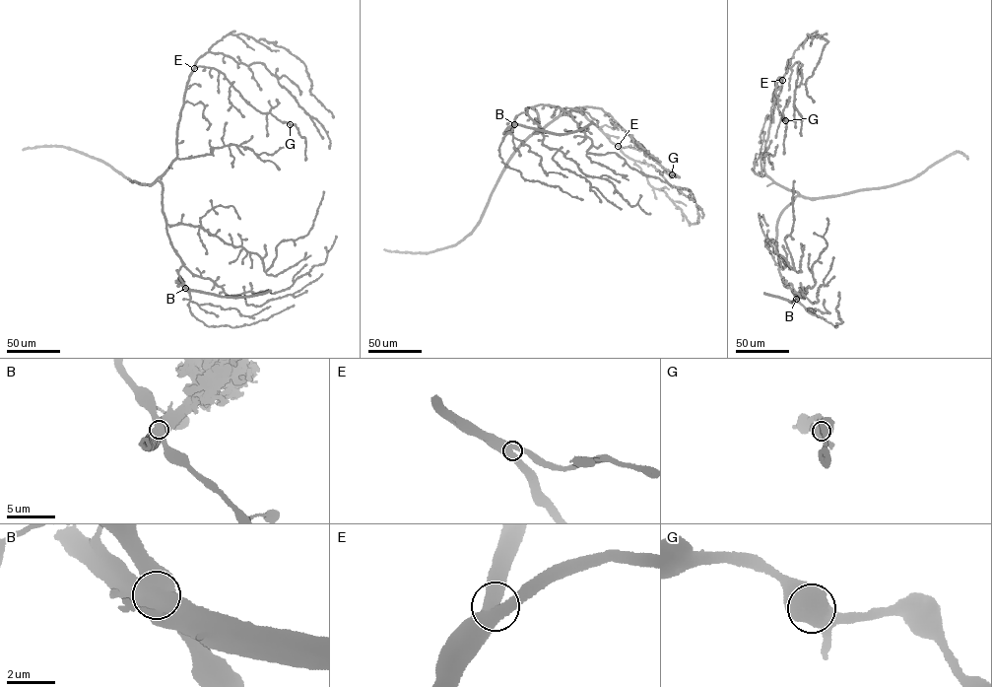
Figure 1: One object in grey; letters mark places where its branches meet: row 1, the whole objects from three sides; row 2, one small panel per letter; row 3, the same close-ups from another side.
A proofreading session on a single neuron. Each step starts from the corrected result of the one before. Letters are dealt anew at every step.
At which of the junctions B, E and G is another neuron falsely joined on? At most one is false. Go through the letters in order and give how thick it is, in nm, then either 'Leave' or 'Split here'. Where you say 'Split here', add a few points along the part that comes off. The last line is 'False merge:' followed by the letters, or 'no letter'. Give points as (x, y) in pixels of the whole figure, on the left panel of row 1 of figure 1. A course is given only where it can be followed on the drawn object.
B: Thickness 700 nm. Split here. Course of the part to remove: (185, 288), (233, 297), (271, 291)
E: Thickness 550 nm. Leave
G: Thickness 650 nm. Leave
False merge: B

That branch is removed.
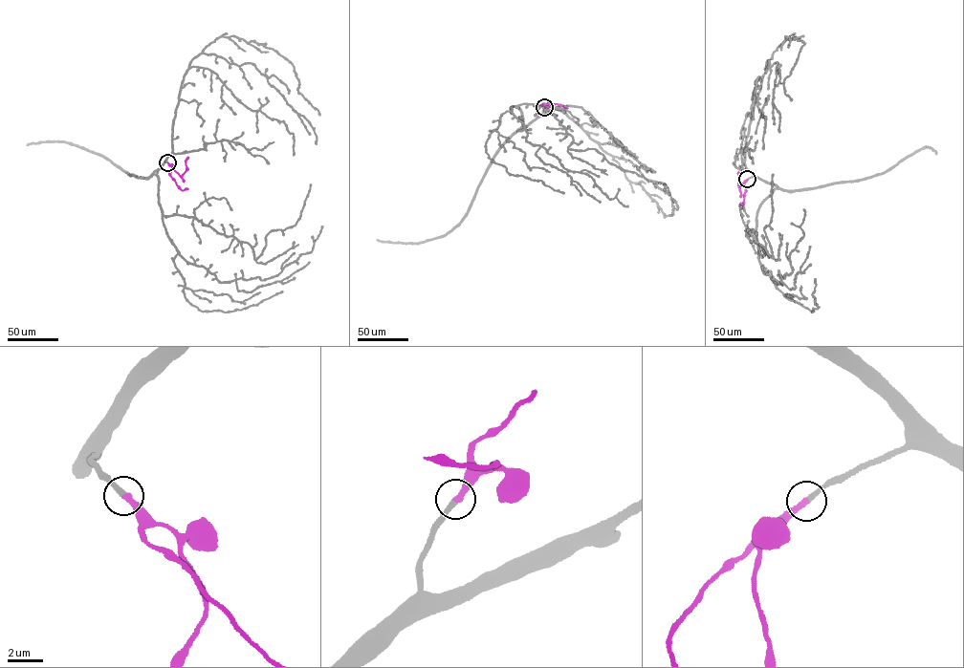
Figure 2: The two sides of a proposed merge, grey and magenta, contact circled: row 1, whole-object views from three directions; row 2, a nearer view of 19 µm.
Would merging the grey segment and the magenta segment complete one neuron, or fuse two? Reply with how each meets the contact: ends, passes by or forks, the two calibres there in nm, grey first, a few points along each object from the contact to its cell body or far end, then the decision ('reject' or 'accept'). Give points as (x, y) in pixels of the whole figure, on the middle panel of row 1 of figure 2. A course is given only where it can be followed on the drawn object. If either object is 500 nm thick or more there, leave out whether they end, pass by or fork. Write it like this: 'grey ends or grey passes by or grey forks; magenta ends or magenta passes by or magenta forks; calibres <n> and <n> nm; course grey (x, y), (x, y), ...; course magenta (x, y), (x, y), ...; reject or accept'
grey ends; magenta ends; calibres 280 and 320 nm; course grey (544, 107), (519, 129), (521, 112), (510, 106), (528, 141), (627, 205); course magenta (544, 107), (550, 101), (567, 107); accept

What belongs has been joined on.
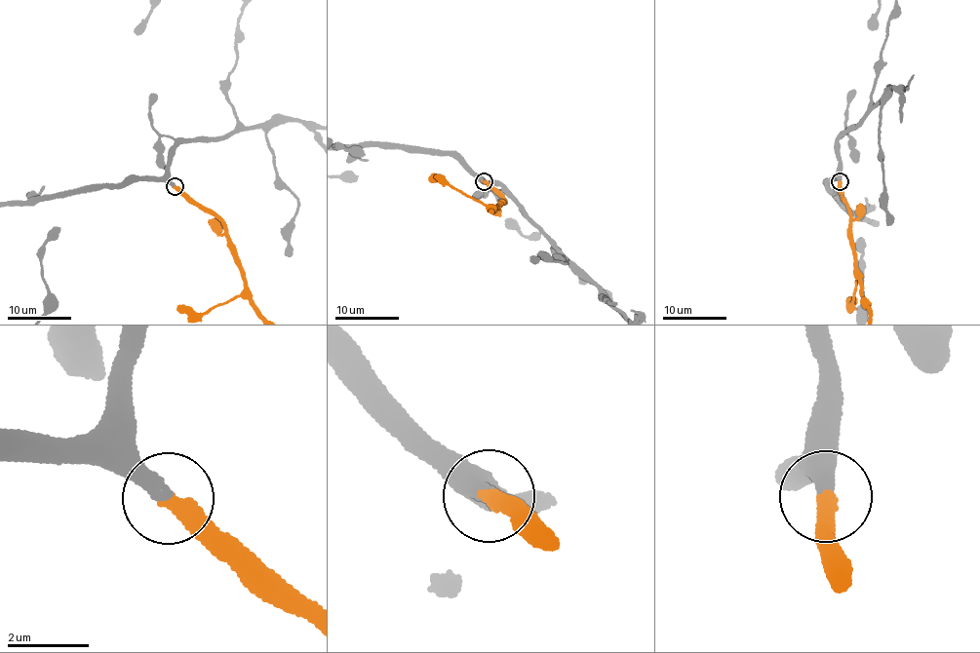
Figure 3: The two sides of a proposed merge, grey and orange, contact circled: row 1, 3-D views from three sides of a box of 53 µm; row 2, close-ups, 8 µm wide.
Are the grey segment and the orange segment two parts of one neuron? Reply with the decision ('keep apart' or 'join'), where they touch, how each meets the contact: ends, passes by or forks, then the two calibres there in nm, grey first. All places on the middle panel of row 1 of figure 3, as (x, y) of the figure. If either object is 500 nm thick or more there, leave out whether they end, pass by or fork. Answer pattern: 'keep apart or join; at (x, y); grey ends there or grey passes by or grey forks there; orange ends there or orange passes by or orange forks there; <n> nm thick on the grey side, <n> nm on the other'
join; at (484, 181); grey ends there; orange ends there; 380 nm thick on the grey side, 420 nm on the other

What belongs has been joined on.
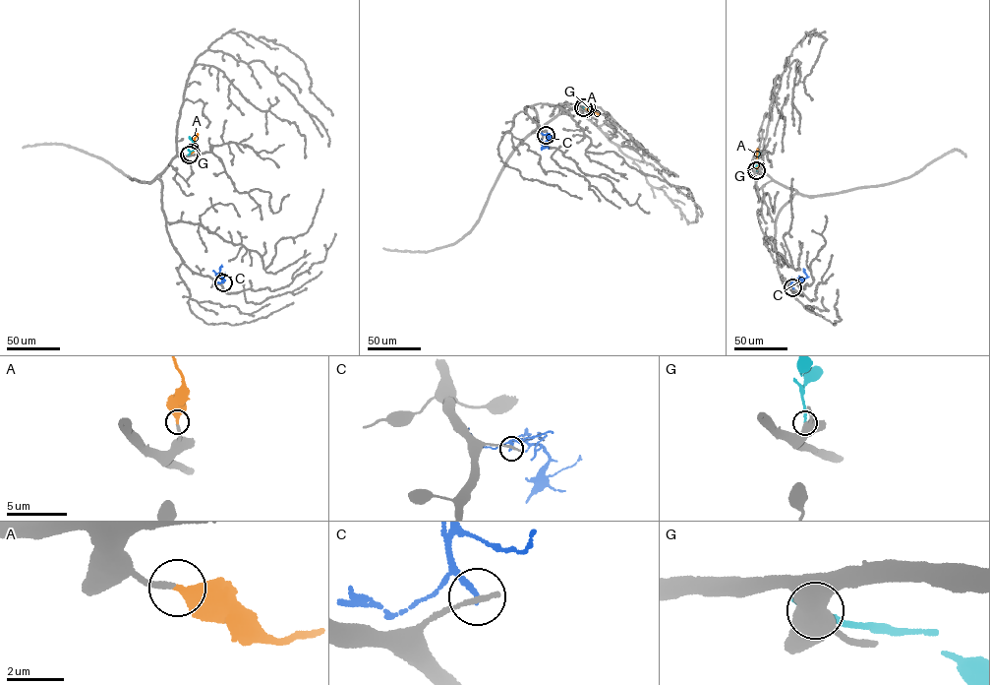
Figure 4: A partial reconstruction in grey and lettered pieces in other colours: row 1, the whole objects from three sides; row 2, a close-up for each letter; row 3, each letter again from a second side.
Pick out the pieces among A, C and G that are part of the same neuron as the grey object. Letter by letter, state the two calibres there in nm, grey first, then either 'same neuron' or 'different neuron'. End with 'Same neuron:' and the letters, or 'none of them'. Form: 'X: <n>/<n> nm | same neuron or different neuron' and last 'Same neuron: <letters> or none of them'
A: 240/420 nm | same neuron
C: 200/200 nm | different neuron
G: 480/260 nm | different neuron
Same neuron: A

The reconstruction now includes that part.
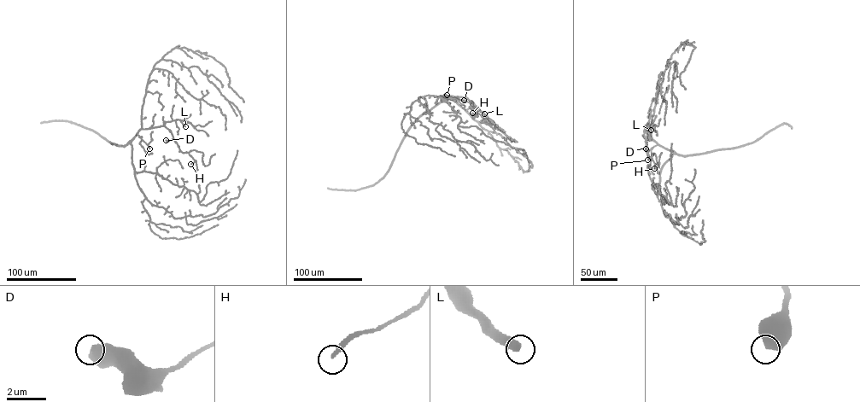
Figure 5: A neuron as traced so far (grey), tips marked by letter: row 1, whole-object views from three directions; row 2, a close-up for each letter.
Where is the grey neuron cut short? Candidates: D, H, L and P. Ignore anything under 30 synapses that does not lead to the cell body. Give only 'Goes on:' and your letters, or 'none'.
Goes on: L

